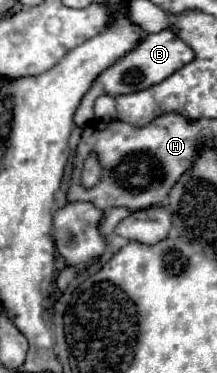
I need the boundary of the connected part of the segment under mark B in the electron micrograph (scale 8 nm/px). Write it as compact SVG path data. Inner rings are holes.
M161 30L161 32L155 32L155 34L143 36L133 46L133 50L129 50L125 56L121 56L115 64L105 68L95 78L93 86L87 90L87 94L83 96L83 100L81 100L81 104L79 104L77 112L75 112L75 124L77 126L85 126L87 122L93 120L93 102L95 102L97 96L101 96L101 94L117 96L117 94L129 94L129 92L137 92L137 90L149 88L153 84L159 84L167 76L171 76L175 70L179 70L185 64L189 64L193 58L195 58L193 50L183 40L179 40L171 30ZM99 86L101 86L103 92L99 92Z

